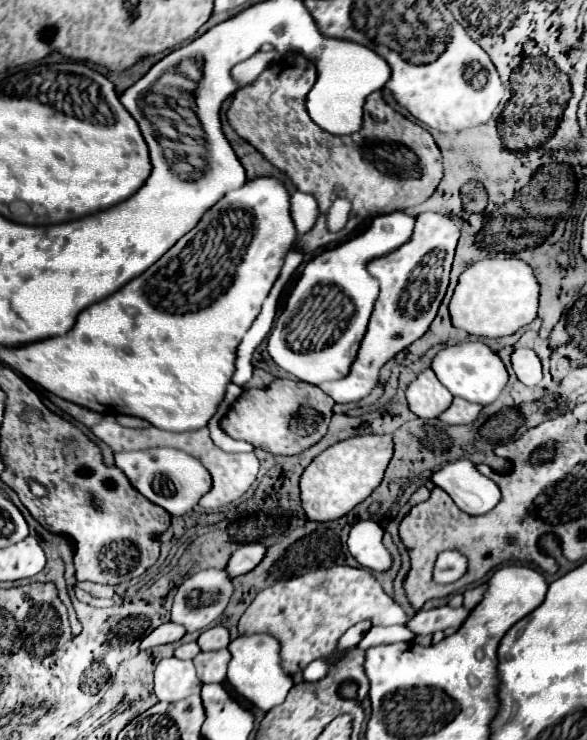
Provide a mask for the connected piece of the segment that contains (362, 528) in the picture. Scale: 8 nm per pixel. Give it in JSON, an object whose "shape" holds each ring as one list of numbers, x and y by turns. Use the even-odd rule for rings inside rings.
{"shape":[[361,520,349,532,349,552,353,558,375,572,387,572,393,566,393,556,383,544,385,528,377,520]]}

